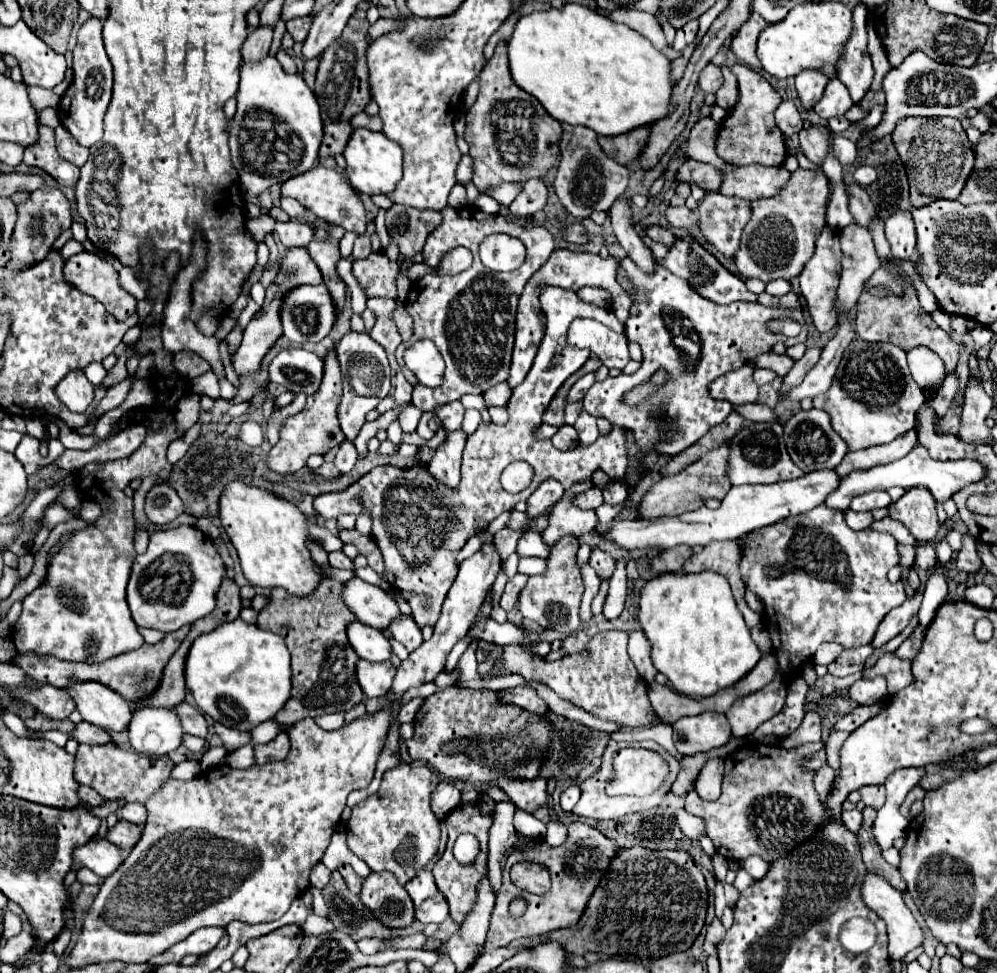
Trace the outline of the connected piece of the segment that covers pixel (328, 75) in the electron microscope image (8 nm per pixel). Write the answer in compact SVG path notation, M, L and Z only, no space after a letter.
M357 10L349 18L343 34L321 56L321 64L315 80L315 96L321 106L321 118L325 122L325 136L319 150L321 160L333 158L345 150L345 144L353 130L351 118L357 112L363 112L363 108L371 100L367 88L367 62L365 62L365 48L369 42L367 28L369 28L369 20L365 18L365 12Z

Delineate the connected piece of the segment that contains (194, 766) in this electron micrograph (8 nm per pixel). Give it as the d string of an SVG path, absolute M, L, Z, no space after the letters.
M187 760L187 762L181 762L181 764L177 764L173 768L171 778L175 778L175 780L191 780L191 778L195 778L199 774L201 774L199 762L197 760Z

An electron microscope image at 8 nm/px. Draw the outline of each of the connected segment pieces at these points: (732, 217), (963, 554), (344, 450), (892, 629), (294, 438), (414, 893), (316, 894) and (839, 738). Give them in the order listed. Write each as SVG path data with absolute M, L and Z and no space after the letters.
M709 192L705 196L705 200L699 204L699 212L697 212L697 220L693 218L689 222L689 208L687 206L679 206L679 208L667 208L667 220L671 226L687 232L693 230L695 234L701 232L701 236L707 240L707 246L713 254L723 254L725 258L733 258L735 250L739 250L739 240L743 234L743 226L751 220L751 202L747 198L735 198L735 196L723 196L719 192Z
M963 534L963 546L957 552L957 570L961 572L977 572L981 568L981 558L977 556L977 542L971 534Z
M343 442L337 450L337 456L335 456L335 466L343 466L339 472L347 472L349 468L347 466L355 466L357 462L357 450L353 446L353 442Z
M921 584L911 598L907 598L901 606L893 608L893 610L883 618L883 622L881 622L879 628L877 628L875 638L873 638L873 642L871 642L873 646L879 648L879 646L883 646L885 642L889 642L891 638L895 638L899 632L903 632L903 628L911 622L911 618L917 614L917 610L919 610L919 606L921 606L923 590L925 590L925 586Z
M335 348L327 352L323 362L325 372L319 390L307 398L307 406L299 414L287 418L279 442L271 448L267 456L267 466L277 474L289 474L301 470L311 454L327 454L333 446L345 440L345 434L341 432L341 426L337 422L337 406L341 402L341 372L339 372L339 360L335 358Z
M421 870L411 882L405 884L405 890L409 892L415 908L419 908L419 904L429 898L429 896L435 896L439 892L439 888L435 886L435 878L431 874L431 870Z
M309 888L309 892L313 894L313 912L319 914L319 916L327 916L329 910L327 910L327 906L325 906L325 900L323 900L323 896L321 896L321 890L319 890L319 888Z
M833 732L831 736L829 736L829 740L827 740L827 762L829 762L829 766L839 774L839 750L841 750L841 746L843 746L843 742L847 740L847 732Z

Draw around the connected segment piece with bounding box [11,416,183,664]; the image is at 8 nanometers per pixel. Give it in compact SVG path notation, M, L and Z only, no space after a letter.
M173 416L165 418L165 426L159 432L153 432L149 428L149 434L145 442L135 450L129 458L123 460L113 460L105 464L87 464L77 472L77 488L87 500L99 502L103 506L103 516L89 526L87 530L79 530L73 534L73 538L55 554L51 568L47 570L47 584L39 586L33 590L25 600L23 600L23 612L13 628L13 642L17 646L17 652L37 652L41 656L51 654L59 660L67 662L91 662L99 664L105 662L113 656L131 652L133 648L139 648L143 644L143 636L137 632L137 626L131 618L129 606L127 606L127 596L125 588L129 582L129 570L131 564L137 556L133 548L133 534L135 534L135 522L133 522L133 500L125 496L123 488L129 486L131 480L141 478L141 476L151 476L159 474L163 478L169 476L172 465L167 462L165 452L171 440L179 438L183 432L177 432Z

